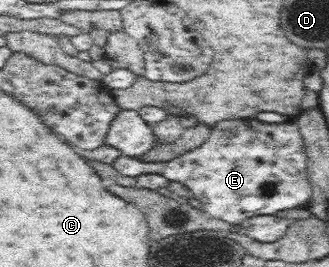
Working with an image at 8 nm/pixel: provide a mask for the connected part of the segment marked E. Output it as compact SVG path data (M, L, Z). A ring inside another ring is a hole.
M235 119L235 120L225 120L221 121L221 123L215 124L210 128L210 134L207 139L197 147L186 151L179 155L179 157L175 157L171 161L167 161L165 163L141 163L137 161L136 158L129 157L121 157L112 163L112 166L115 168L117 173L121 173L121 175L125 175L127 177L133 177L134 175L144 174L144 173L154 173L155 175L160 175L164 177L167 182L179 182L185 189L187 189L188 193L192 195L192 198L195 201L199 201L201 203L201 211L204 214L207 214L209 218L221 220L224 223L229 224L229 226L238 227L241 223L248 218L255 217L257 215L274 215L275 212L279 210L292 208L295 206L301 206L305 204L310 198L311 186L310 183L306 179L306 163L307 158L304 154L304 147L302 144L302 139L300 138L297 126L293 122L281 123L277 125L267 125L266 123L261 123L255 119Z

